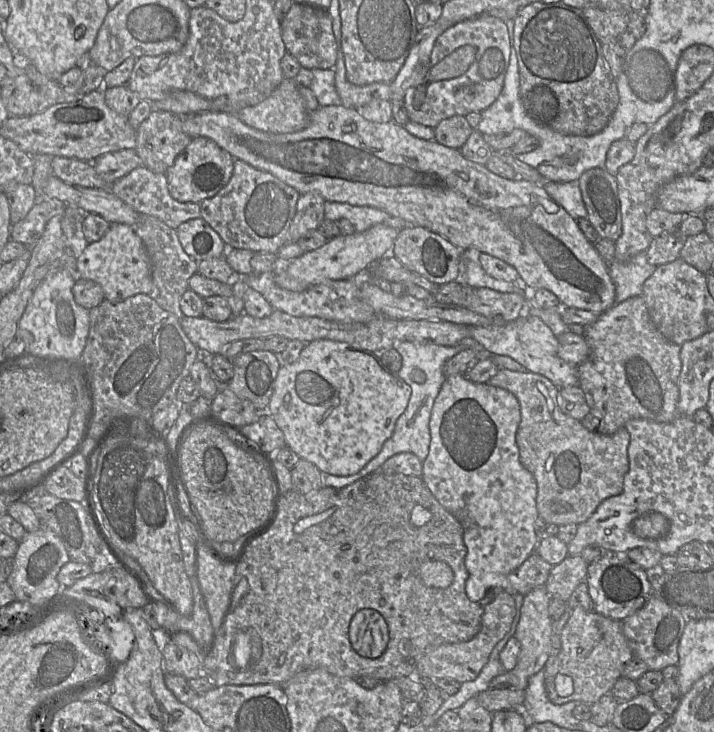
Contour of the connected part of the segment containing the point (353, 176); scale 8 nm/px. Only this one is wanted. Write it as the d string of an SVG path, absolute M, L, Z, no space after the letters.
M322 106L309 112L306 127L293 133L276 134L252 128L242 122L235 113L230 112L201 112L182 117L182 129L191 138L206 137L213 140L219 147L229 152L234 159L242 160L256 169L268 172L296 189L300 194L315 192L325 201L347 203L352 206L369 206L400 218L408 226L424 227L448 239L461 251L477 249L485 252L513 266L518 274L519 281L528 290L547 289L555 294L563 307L573 307L602 313L615 304L615 286L609 274L609 266L602 259L593 243L583 234L577 221L556 202L543 188L525 179L510 180L488 170L484 165L466 159L458 149L446 147L436 140L424 140L410 134L405 127L393 120L387 123L376 123L366 120L357 109L338 106Z

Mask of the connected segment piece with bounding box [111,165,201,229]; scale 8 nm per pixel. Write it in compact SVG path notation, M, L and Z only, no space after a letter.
M144 165L116 180L111 191L138 213L154 216L173 229L187 220L201 217L199 203L179 202L174 199L168 190L166 174L155 173Z

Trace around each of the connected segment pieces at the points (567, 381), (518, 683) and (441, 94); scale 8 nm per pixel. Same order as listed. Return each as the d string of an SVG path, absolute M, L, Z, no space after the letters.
M524 312L515 320L496 322L490 326L470 326L470 336L478 341L488 354L509 356L527 371L545 376L558 388L579 384L577 367L558 356L557 337L550 327L533 314Z
M540 586L530 591L523 601L521 616L515 630L515 635L520 642L520 653L518 661L513 670L513 683L511 688L525 690L529 678L544 668L550 658L550 640L553 634L553 620L549 616L549 603L552 596L548 593L546 586Z
M481 14L444 31L435 41L431 52L429 70L418 85L410 87L404 96L404 105L411 122L435 128L442 120L471 112L481 113L489 107L502 91L510 61L510 40L506 21Z

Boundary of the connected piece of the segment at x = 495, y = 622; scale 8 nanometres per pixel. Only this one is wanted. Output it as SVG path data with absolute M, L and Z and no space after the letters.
M501 590L490 602L482 616L480 631L469 641L442 644L428 652L418 661L414 676L427 676L430 678L448 678L459 683L474 680L488 662L494 647L509 632L516 614L515 596L512 592Z

